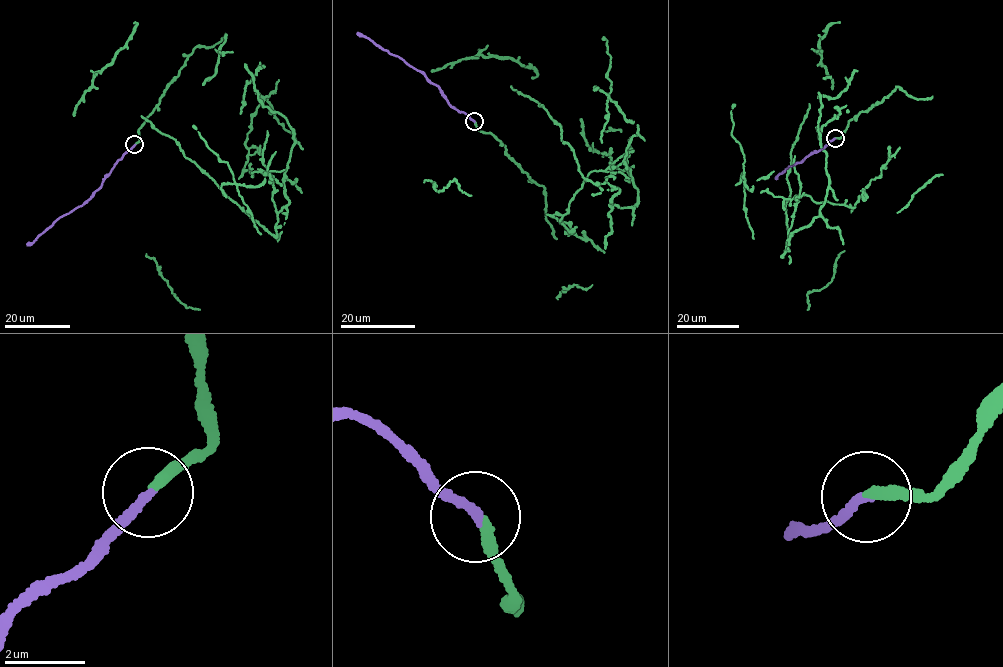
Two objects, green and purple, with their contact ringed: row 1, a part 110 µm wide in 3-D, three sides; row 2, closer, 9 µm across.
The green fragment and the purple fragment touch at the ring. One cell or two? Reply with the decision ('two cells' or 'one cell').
two cells

